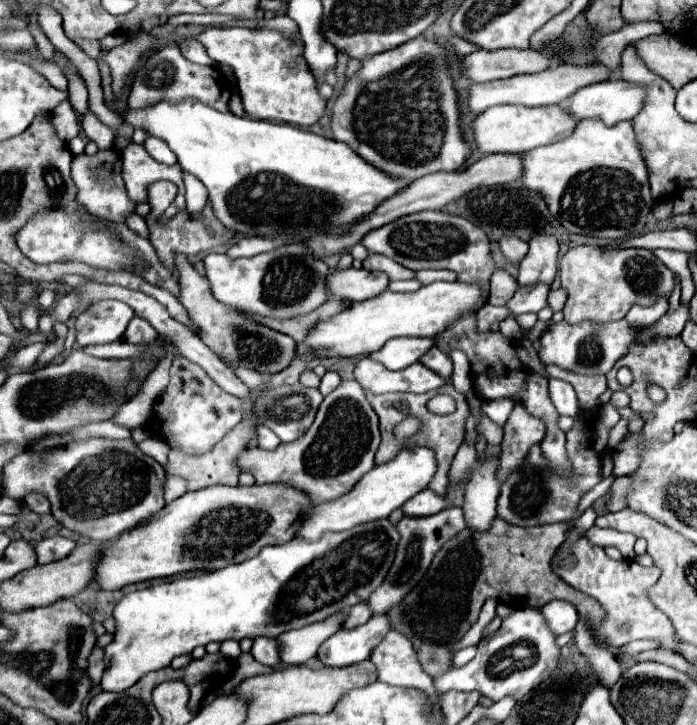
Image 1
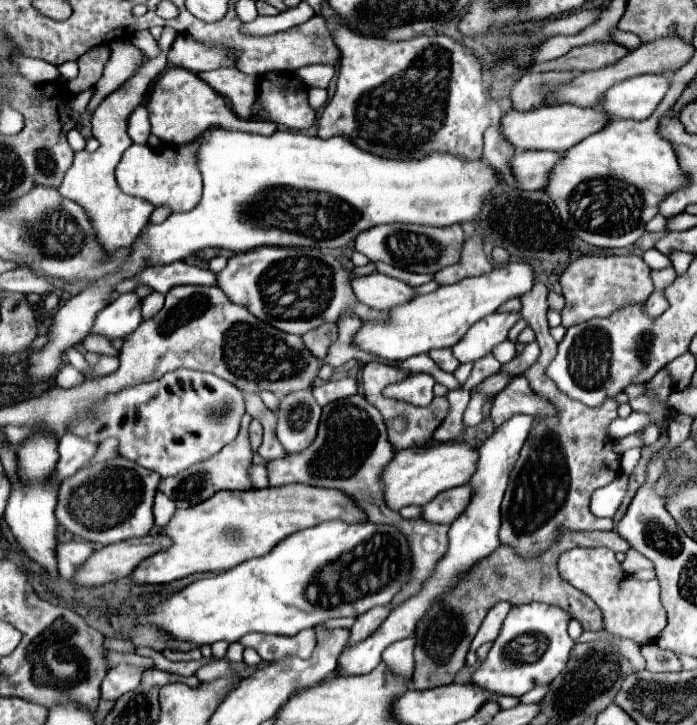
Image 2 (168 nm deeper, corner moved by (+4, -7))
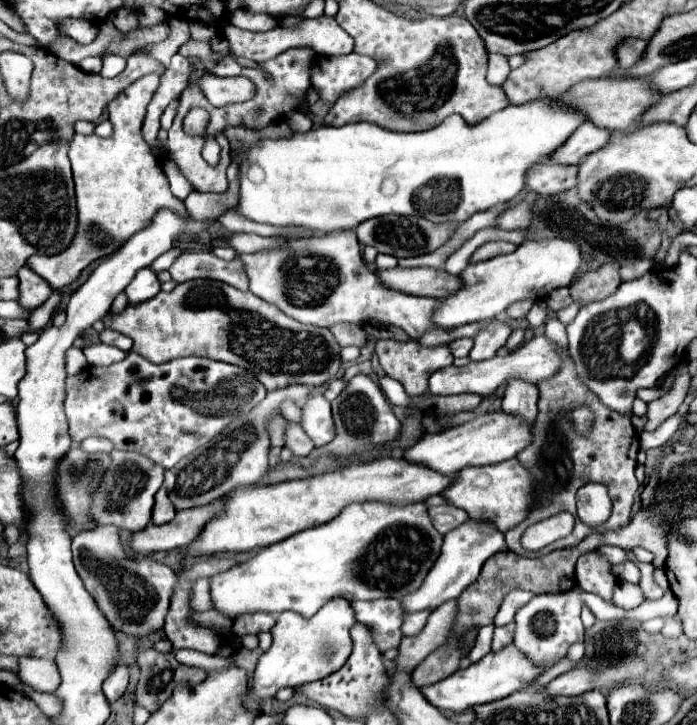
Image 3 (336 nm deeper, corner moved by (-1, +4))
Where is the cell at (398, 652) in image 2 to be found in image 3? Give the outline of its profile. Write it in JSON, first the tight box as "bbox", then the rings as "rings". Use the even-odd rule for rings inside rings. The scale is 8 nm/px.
{"bbox":[401,612,431,636],"rings":[[[415,612],[413,616],[407,616],[405,622],[403,622],[403,626],[401,626],[403,636],[417,636],[425,628],[429,614],[431,612]]]}

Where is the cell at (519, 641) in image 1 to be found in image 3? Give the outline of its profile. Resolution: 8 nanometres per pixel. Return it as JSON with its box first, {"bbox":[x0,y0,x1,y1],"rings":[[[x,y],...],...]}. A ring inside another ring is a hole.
{"bbox":[513,590,677,668],"rings":[[[671,590],[663,594],[659,600],[647,600],[641,606],[633,610],[623,610],[611,602],[601,600],[599,596],[587,594],[587,592],[561,592],[561,594],[541,594],[533,596],[527,604],[523,604],[517,614],[515,614],[515,638],[513,644],[537,666],[537,668],[549,668],[555,662],[559,662],[565,654],[567,648],[575,642],[583,642],[583,624],[581,624],[581,608],[589,604],[589,610],[597,616],[597,620],[649,620],[665,614],[675,614],[677,612],[677,600]]]}

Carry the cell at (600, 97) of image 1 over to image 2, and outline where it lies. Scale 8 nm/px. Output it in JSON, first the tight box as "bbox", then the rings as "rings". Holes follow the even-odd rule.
{"bbox":[602,75,668,119],"rings":[[[636,75],[606,91],[602,109],[610,117],[648,119],[668,91],[666,75]]]}

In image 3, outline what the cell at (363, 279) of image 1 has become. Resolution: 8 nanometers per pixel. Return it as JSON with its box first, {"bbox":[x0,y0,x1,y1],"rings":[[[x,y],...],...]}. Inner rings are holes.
{"bbox":[377,268,461,298],"rings":[[[389,268],[389,270],[377,270],[379,282],[397,292],[405,292],[411,296],[431,296],[431,298],[445,298],[447,294],[453,294],[461,280],[459,276],[451,276],[443,270],[435,268]]]}

